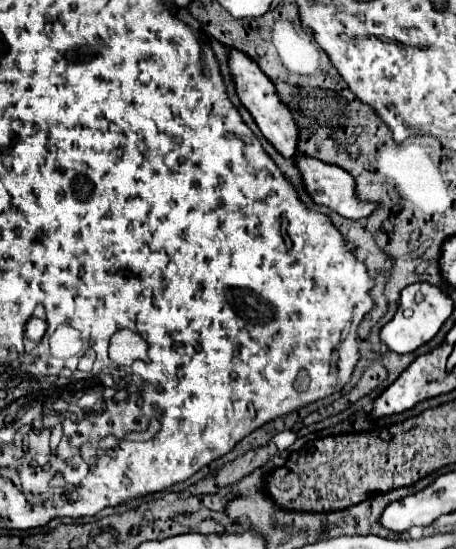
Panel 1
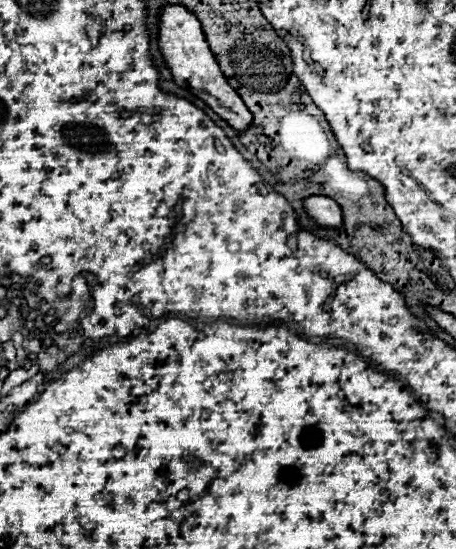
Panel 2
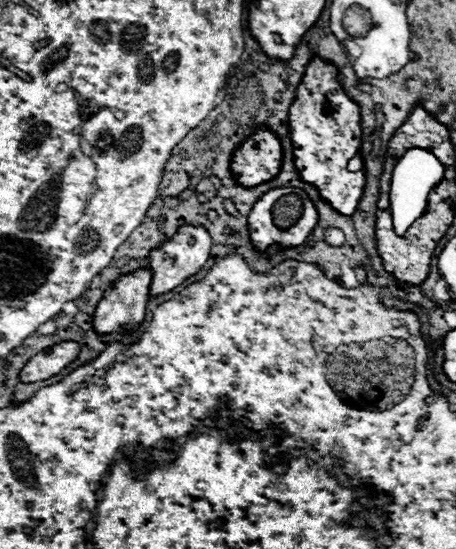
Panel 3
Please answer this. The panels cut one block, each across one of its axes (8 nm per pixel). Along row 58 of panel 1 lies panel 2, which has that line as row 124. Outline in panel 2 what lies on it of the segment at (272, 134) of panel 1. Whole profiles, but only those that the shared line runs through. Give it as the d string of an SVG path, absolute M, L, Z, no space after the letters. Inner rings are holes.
M178 4L164 6L162 16L160 16L160 40L158 42L160 42L160 50L164 54L166 66L170 68L174 82L178 86L190 88L192 94L196 94L200 100L204 100L234 130L246 132L252 126L252 112L246 108L246 104L238 96L238 92L226 82L226 76L222 74L218 62L214 60L212 50L208 48L204 32L194 14L190 14L184 6L178 6Z

